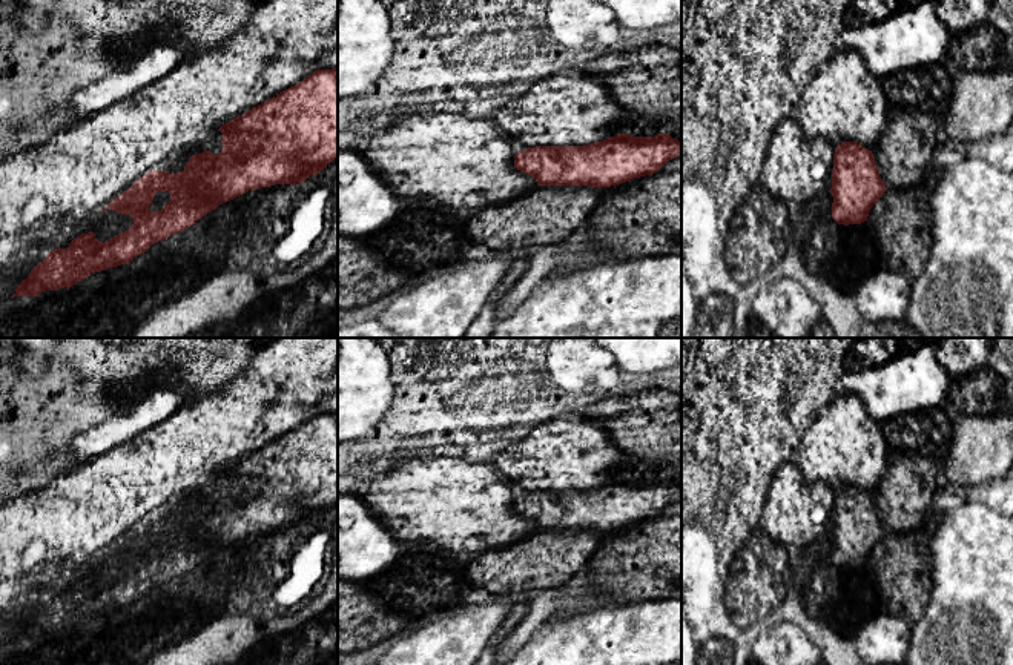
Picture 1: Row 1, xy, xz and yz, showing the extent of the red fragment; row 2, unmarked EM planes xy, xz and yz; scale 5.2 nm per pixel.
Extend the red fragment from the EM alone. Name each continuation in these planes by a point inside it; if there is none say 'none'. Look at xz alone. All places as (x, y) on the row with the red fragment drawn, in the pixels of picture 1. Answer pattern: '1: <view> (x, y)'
none

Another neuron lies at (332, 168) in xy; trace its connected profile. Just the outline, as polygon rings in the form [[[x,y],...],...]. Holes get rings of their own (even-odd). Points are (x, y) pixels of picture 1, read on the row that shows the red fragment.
[[[335,158],[332,163],[325,167],[325,183],[328,184],[333,200],[338,198],[338,158]]]

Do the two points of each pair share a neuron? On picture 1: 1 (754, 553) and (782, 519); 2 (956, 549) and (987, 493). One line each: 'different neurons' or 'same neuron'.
1: different neurons
2: different neurons

